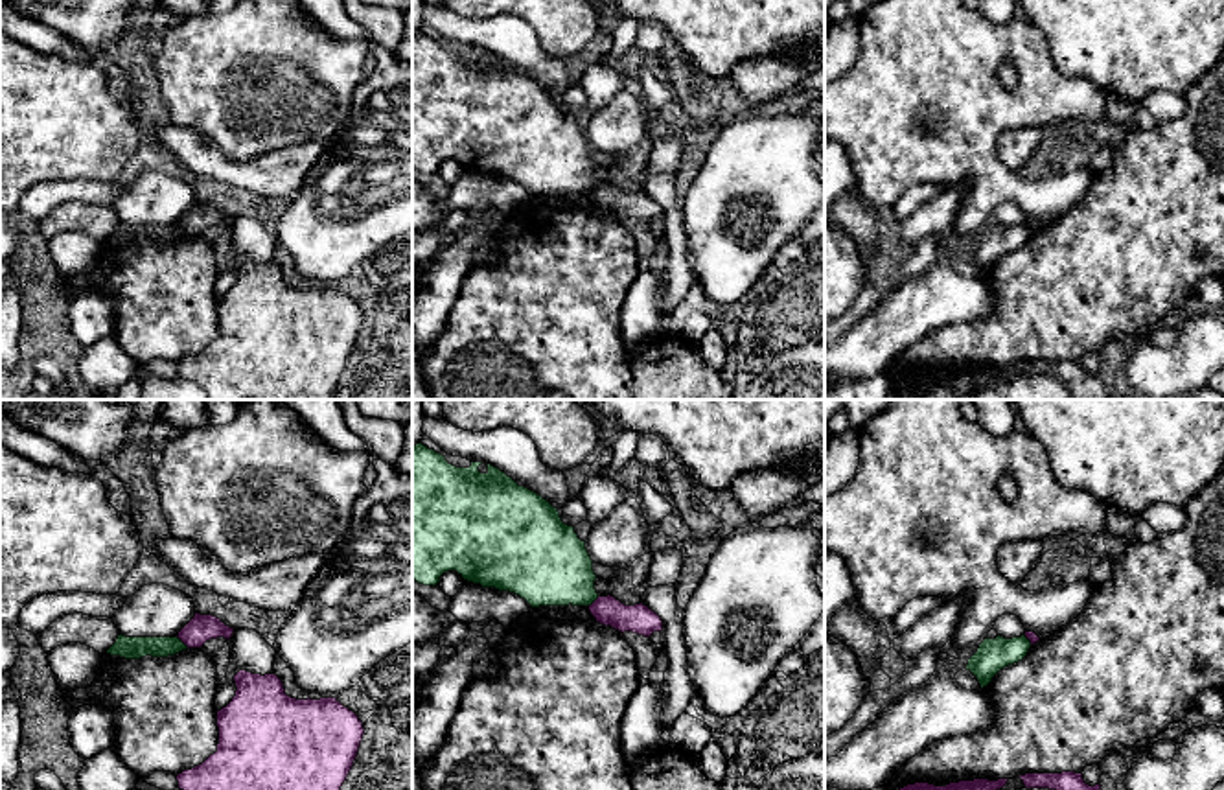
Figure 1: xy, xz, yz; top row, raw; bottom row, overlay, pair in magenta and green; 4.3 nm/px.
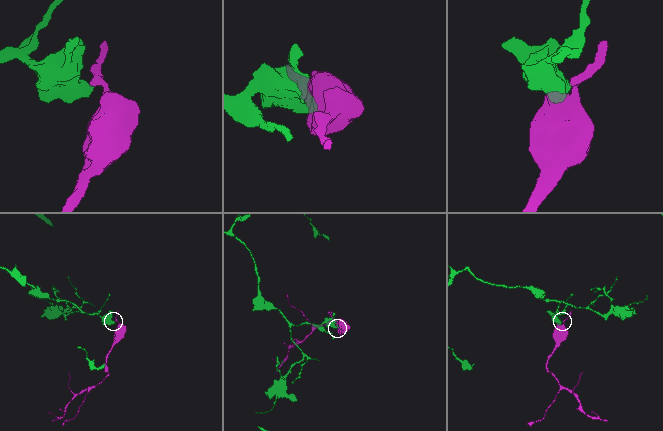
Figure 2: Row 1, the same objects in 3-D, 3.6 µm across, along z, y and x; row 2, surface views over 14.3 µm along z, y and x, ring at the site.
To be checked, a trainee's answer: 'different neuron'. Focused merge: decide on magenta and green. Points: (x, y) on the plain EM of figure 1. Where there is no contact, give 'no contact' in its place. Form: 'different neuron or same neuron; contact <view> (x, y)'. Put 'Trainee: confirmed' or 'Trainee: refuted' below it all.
different neuron; contact xy (183, 229)
Trainee: confirmed

